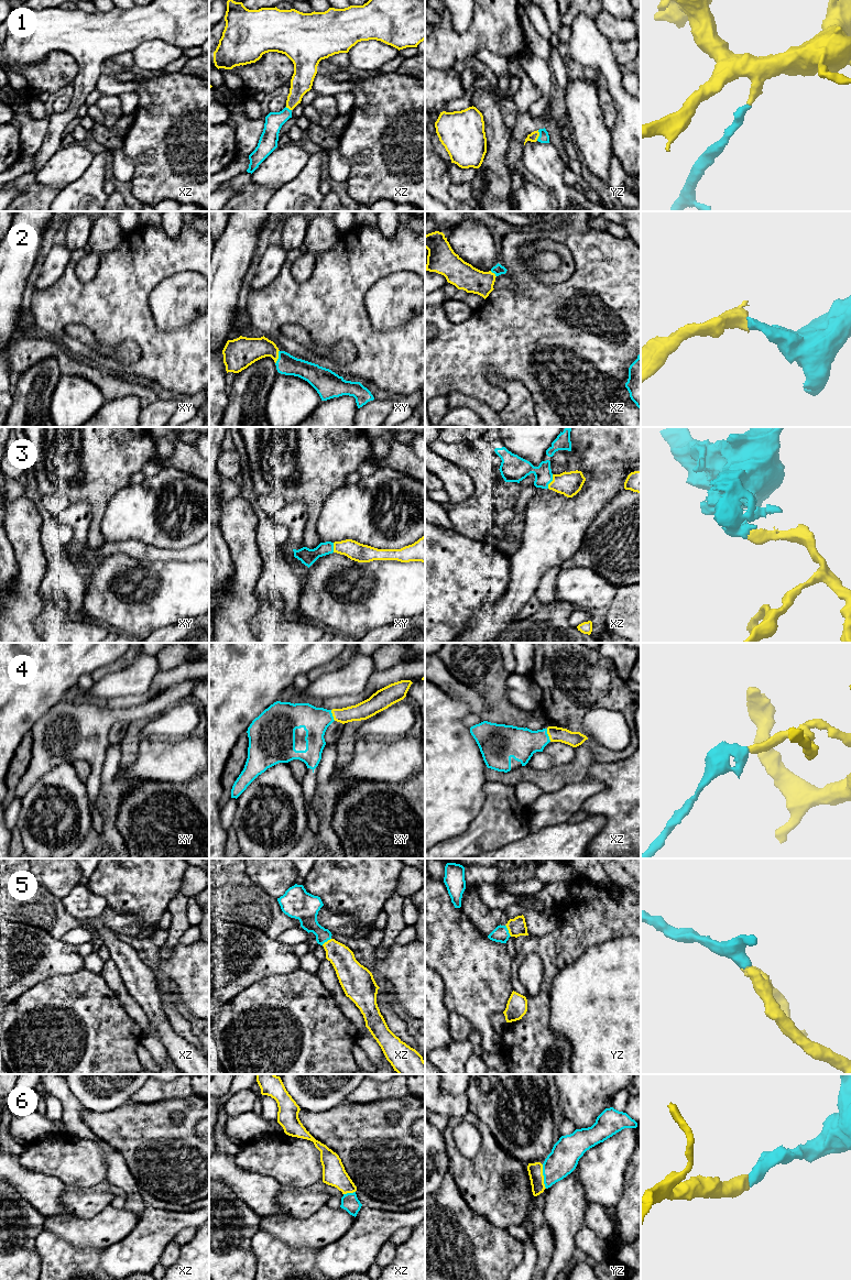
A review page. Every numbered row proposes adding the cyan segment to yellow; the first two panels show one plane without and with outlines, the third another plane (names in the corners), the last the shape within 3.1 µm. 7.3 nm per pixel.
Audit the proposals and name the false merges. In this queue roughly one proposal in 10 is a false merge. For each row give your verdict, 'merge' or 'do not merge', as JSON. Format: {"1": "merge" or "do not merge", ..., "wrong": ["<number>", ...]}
{"1": "merge", "2": "merge", "3": "merge", "4": "merge", "5": "merge", "6": "merge", "wrong": []}

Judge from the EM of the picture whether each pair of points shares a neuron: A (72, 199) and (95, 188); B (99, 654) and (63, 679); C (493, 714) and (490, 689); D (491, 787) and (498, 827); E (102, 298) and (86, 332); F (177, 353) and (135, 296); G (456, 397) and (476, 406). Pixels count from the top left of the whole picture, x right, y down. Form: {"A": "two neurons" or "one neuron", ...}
{"A": "one neuron", "B": "one neuron", "C": "one neuron", "D": "one neuron", "E": "two neurons", "F": "one neuron", "G": "one neuron"}

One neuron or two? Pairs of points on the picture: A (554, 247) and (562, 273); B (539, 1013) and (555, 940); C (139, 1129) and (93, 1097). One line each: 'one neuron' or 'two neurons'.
A: one neuron
B: one neuron
C: two neurons

